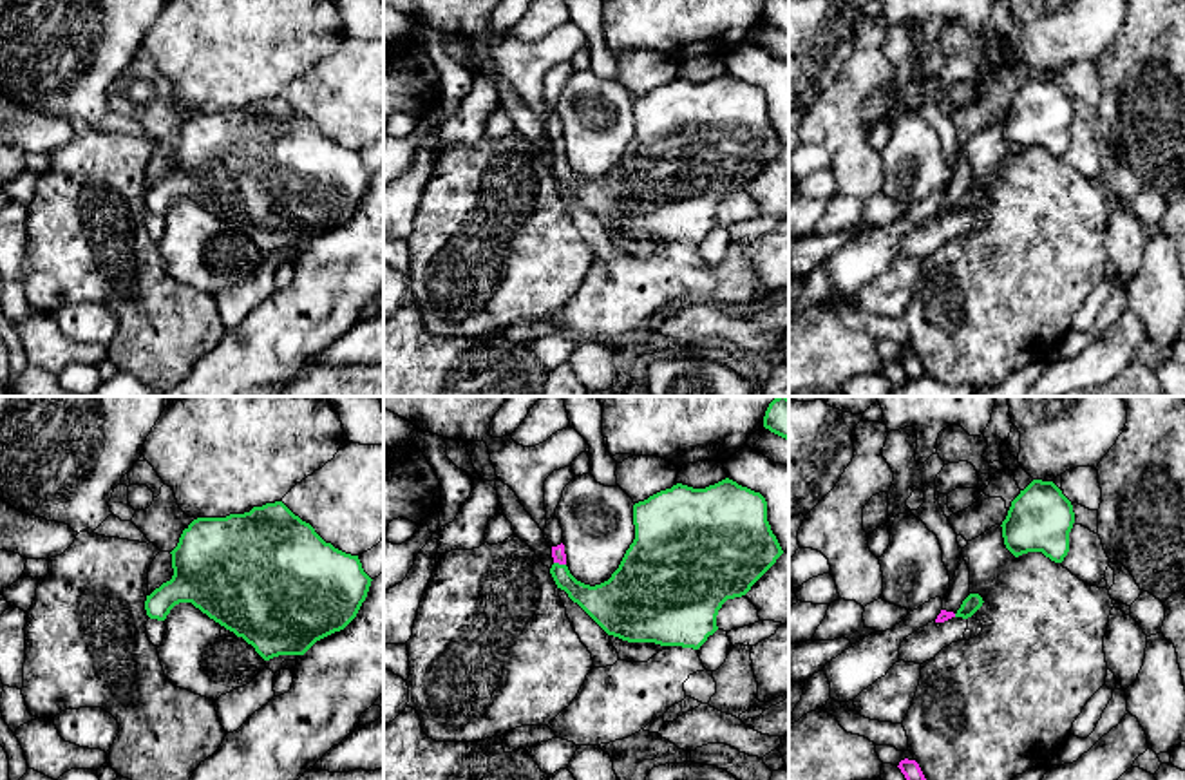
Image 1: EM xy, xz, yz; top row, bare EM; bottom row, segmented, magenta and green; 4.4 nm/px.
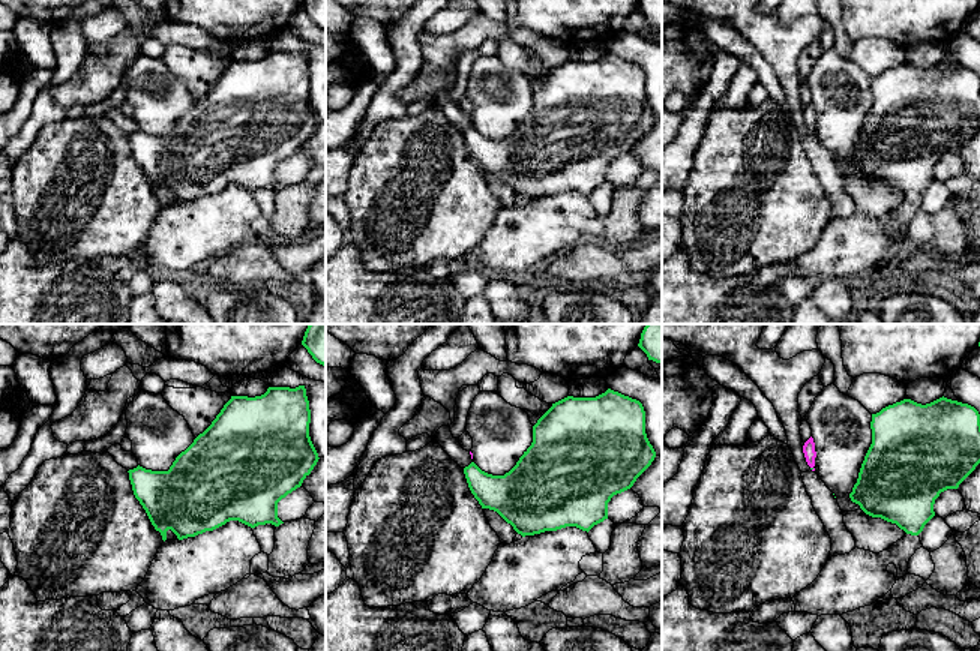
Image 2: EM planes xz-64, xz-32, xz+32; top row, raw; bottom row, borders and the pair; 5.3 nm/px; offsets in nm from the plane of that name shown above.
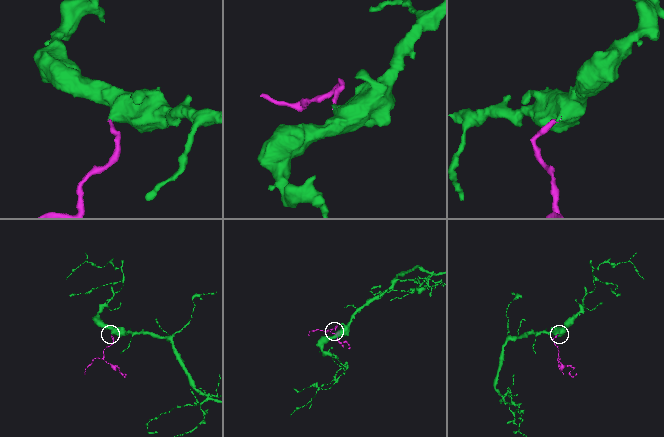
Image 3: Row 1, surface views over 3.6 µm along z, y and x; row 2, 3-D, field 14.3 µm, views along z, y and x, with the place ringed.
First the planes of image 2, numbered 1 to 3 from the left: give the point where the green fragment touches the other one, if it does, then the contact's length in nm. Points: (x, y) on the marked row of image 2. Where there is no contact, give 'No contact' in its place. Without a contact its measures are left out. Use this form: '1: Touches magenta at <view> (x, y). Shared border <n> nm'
1: No contact
2: No contact
3: Touches magenta at xz+32 (812, 467). Shared border 30 nm

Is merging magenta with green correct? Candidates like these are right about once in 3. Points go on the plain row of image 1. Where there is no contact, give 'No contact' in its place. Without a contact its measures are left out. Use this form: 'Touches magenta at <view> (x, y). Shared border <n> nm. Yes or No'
Touches magenta at xz (559, 158). Shared border 60 nm. Yes

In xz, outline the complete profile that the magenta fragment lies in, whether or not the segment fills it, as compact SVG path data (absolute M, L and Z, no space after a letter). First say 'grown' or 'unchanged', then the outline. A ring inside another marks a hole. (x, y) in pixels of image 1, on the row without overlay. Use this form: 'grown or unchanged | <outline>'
grown | M729 72L706 83L677 78L660 85L633 100L633 119L635 134L608 176L595 181L577 176L566 161L563 138L552 141L554 159L550 163L557 183L564 185L608 230L628 237L698 244L718 224L716 210L722 199L745 190L783 148L767 116L765 92Z

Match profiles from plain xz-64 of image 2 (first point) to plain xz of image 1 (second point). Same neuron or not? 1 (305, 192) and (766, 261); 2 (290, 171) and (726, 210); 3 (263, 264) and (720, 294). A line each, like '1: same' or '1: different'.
1: different
2: same
3: different

